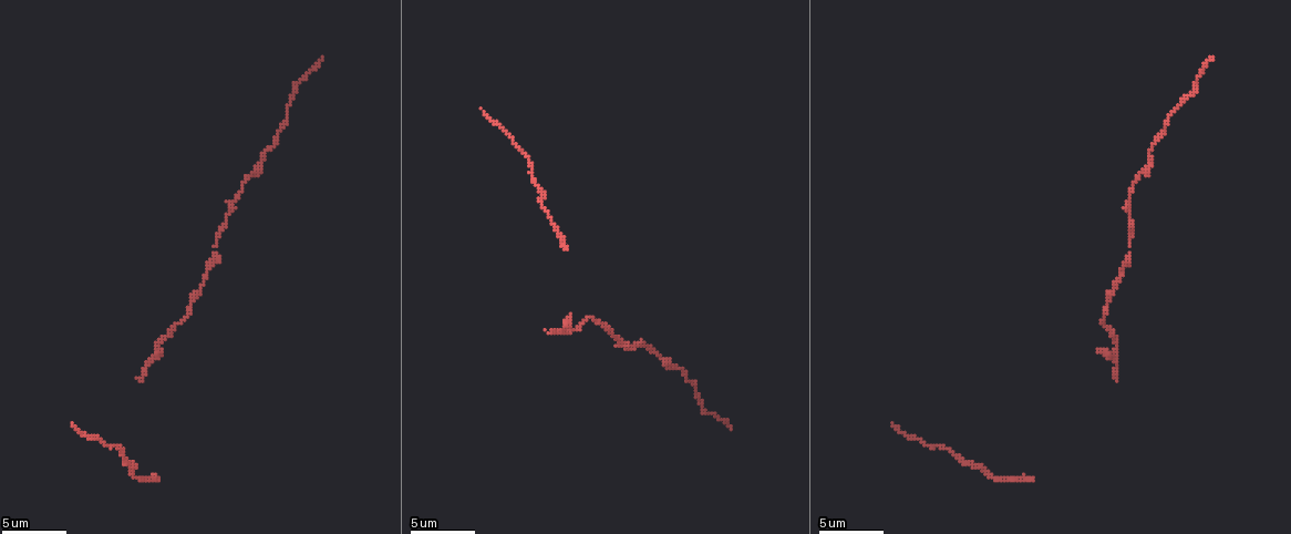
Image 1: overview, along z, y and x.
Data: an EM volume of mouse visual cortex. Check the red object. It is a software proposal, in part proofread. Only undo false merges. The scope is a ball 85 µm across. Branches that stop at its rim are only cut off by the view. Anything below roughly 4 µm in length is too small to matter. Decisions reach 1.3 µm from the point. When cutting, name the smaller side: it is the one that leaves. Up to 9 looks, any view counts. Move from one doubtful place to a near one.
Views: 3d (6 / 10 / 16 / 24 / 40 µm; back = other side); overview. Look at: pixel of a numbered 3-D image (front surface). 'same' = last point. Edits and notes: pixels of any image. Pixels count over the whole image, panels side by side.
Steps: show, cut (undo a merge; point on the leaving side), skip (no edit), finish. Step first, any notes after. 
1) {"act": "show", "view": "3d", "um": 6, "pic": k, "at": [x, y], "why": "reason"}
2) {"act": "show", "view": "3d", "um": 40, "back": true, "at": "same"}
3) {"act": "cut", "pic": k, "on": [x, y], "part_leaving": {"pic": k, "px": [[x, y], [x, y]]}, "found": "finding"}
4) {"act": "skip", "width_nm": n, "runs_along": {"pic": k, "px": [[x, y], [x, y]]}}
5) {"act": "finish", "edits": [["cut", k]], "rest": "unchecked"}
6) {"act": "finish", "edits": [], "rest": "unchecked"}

{"act": "show", "view": "3d", "um": 10, "pic": 1, "at": [1104, 309], "why": "calibre changes"}

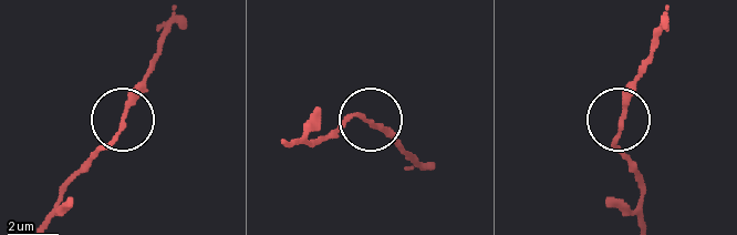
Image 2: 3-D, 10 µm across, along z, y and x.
{"act": "show", "view": "3d", "um": 10, "back": true, "pic": 2, "at": [372, 125]}

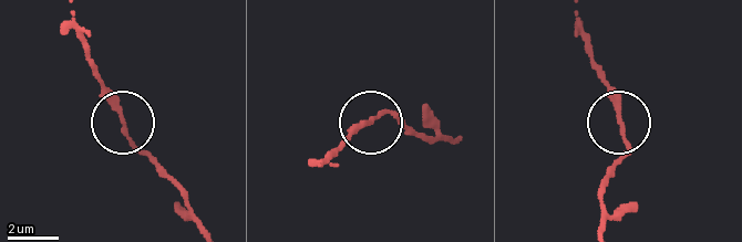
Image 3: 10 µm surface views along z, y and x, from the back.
{"act": "skip", "runs_along": {"pic": 3, "px": [[410, 133], [393, 116], [380, 114], [344, 135]]}, "found": "all the same neuron"}

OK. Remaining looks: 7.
{"act": "show", "view": "3d", "um": 16, "pic": 1, "at": [225, 215], "why": "two arms in line, one across"}

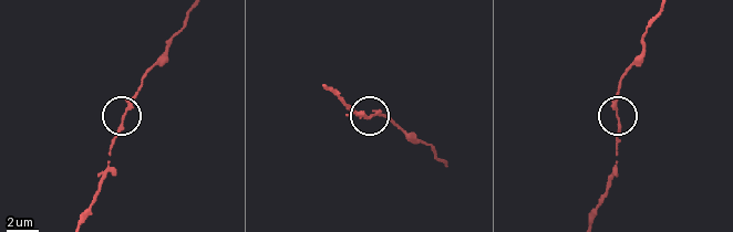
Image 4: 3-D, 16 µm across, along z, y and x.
{"act": "skip", "width_nm": 140, "runs_along": {"pic": 4, "px": [[589, 221], [602, 201], [618, 160], [618, 84]]}, "found": "one neuron here"}

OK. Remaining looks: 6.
{"act": "show", "view": "3d", "um": 16, "pic": 1, "at": [261, 155], "why": "calibre changes"}

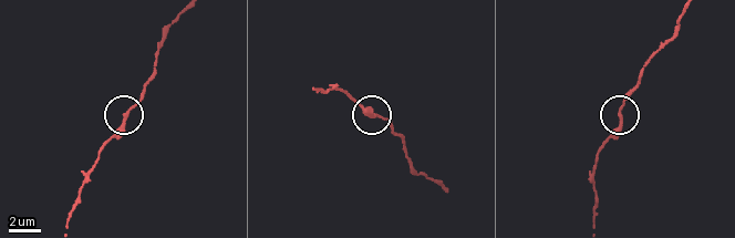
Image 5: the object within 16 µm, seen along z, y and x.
{"act": "skip", "width_nm": 220, "runs_along": {"pic": 5, "px": [[68, 219], [101, 148], [154, 78]]}, "found": "one neuron here"}

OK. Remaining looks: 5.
{"act": "show", "view": "3d", "um": 6, "pic": 1, "at": [289, 104], "why": "sudden change in width"}

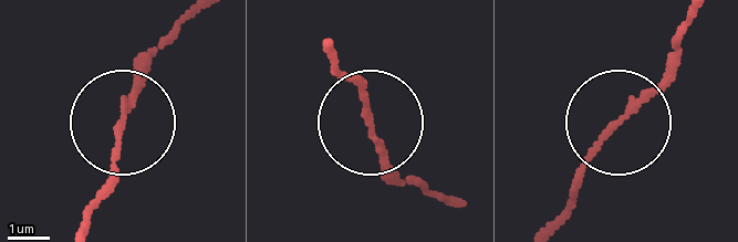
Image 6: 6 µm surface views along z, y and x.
{"act": "skip", "runs_along": {"pic": 6, "px": [[549, 220], [592, 146], [673, 54]]}, "found": "one neuron here"}

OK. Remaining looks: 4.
{"act": "finish", "edits": [], "rest": "unchecked"}

